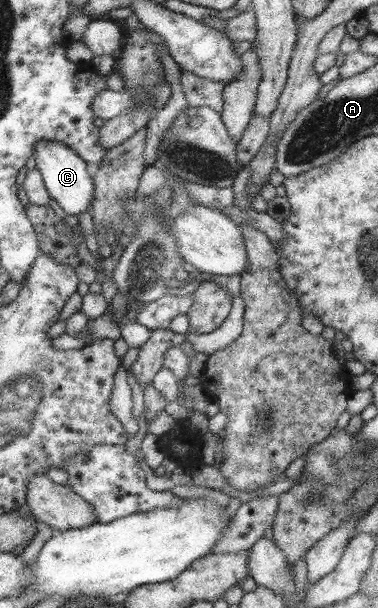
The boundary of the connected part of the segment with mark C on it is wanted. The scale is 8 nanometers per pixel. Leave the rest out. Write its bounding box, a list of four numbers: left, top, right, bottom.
[35,140,95,216]

